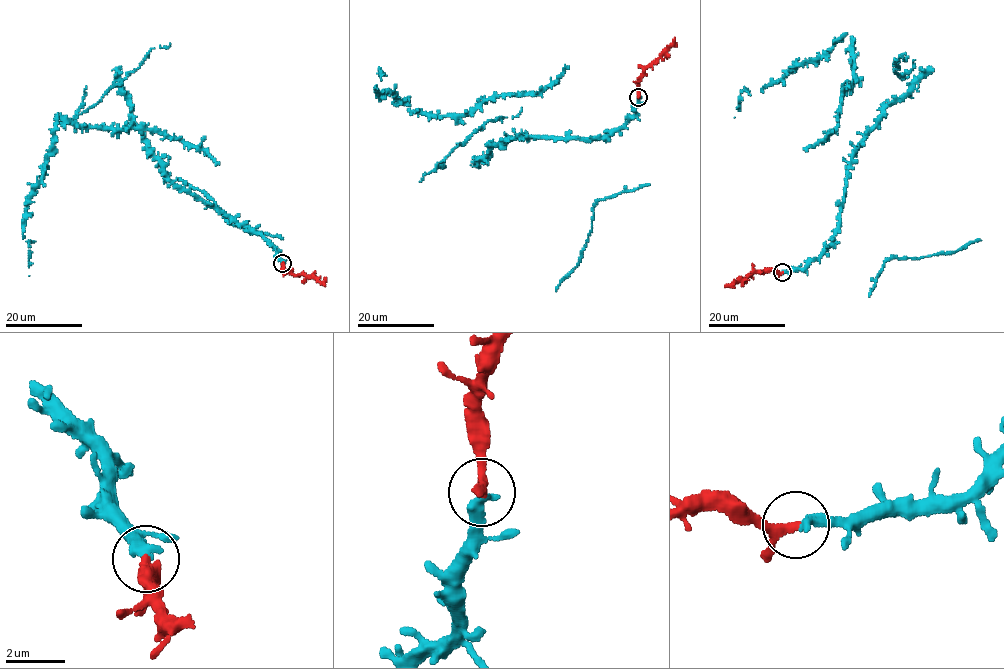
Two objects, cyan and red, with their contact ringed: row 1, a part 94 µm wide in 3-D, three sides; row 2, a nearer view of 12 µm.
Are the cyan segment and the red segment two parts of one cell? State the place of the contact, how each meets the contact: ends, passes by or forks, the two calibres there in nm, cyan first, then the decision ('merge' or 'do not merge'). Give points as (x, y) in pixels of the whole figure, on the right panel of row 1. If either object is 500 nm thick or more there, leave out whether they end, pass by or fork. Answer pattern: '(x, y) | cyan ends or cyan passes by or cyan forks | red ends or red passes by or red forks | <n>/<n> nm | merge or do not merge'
(782, 272) | cyan ends | red passes by | 400/200 nm | merge

